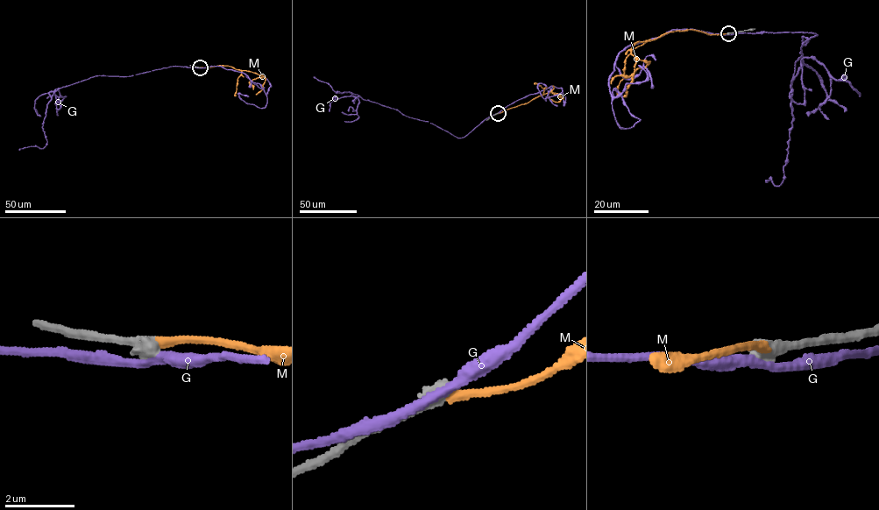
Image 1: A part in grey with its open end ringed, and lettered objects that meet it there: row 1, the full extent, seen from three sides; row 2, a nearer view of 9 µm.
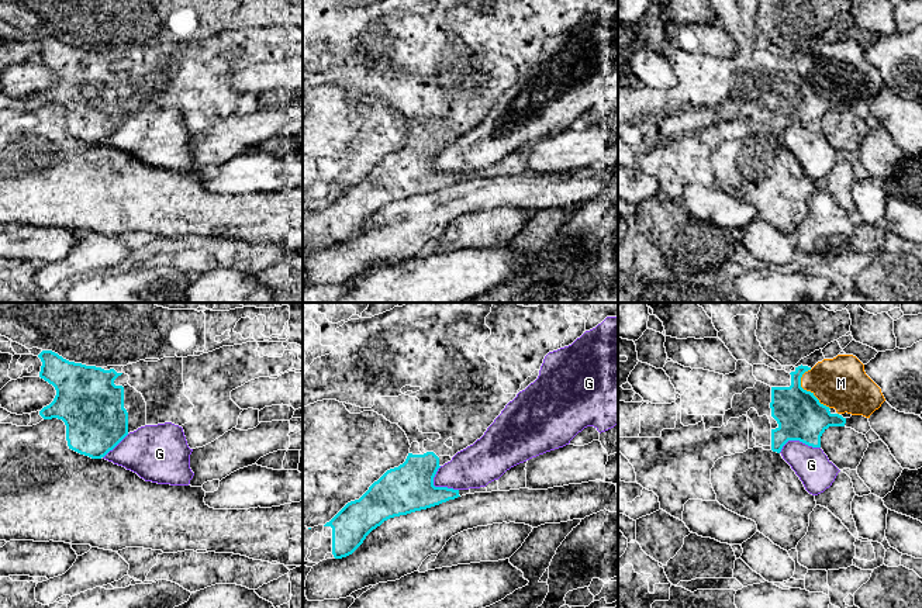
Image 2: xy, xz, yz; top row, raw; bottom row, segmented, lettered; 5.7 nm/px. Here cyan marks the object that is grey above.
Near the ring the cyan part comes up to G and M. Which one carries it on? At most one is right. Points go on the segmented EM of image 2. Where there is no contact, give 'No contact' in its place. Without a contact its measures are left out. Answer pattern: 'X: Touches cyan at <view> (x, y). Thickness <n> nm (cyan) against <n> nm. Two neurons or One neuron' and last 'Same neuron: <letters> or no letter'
G: Touches cyan at xz (437, 487). Thickness 280 nm (cyan) against 240 nm. Two neurons
M: Touches cyan at yz (808, 391). Thickness 280 nm (cyan) against 300 nm. One neuron
Same neuron: M

